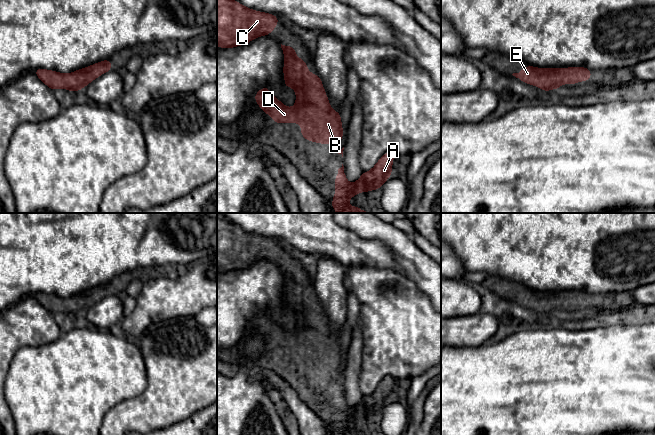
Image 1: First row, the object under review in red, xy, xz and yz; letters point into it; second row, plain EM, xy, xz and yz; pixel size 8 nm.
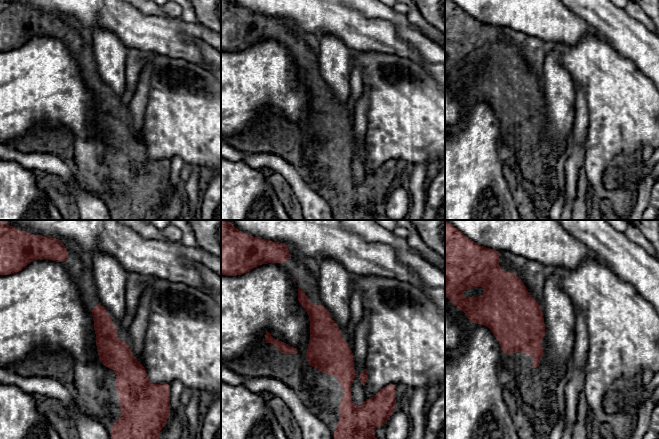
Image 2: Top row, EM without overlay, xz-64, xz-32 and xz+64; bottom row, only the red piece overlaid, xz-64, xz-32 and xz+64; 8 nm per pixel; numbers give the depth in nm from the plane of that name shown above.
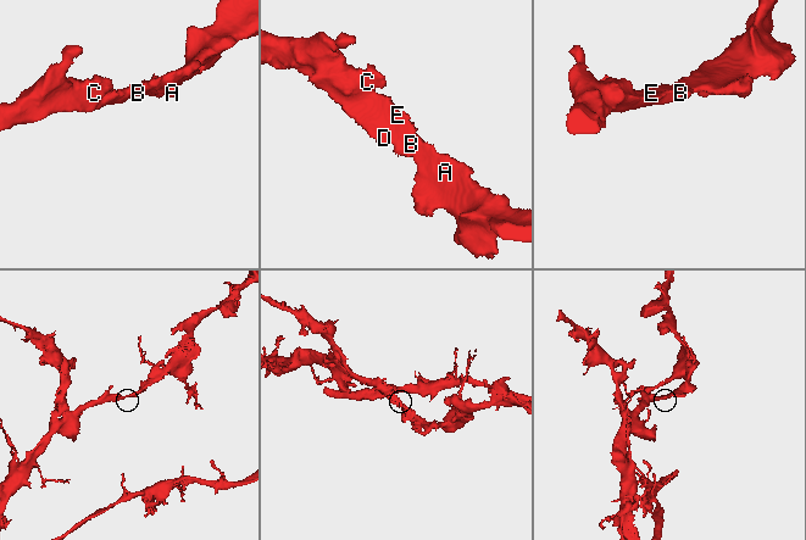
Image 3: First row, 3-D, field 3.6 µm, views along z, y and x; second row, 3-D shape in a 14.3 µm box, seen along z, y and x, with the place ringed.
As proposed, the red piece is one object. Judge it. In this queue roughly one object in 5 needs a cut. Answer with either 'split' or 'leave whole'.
leave whole

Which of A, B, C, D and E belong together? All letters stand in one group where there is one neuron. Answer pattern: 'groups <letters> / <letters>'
groups A B C D E

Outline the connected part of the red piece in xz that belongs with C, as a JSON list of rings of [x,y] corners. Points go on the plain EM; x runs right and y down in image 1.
[[[217,213],[217,270],[233,272],[245,269],[257,261],[270,259],[279,248],[279,240],[247,232]]]

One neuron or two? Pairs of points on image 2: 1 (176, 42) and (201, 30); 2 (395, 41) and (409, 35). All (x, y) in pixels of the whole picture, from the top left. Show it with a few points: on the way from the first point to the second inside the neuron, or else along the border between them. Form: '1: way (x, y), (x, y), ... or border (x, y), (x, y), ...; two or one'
1: way (180, 35), (185, 30), (194, 30); one
2: border (386, 20), (411, 48), (420, 52); two

